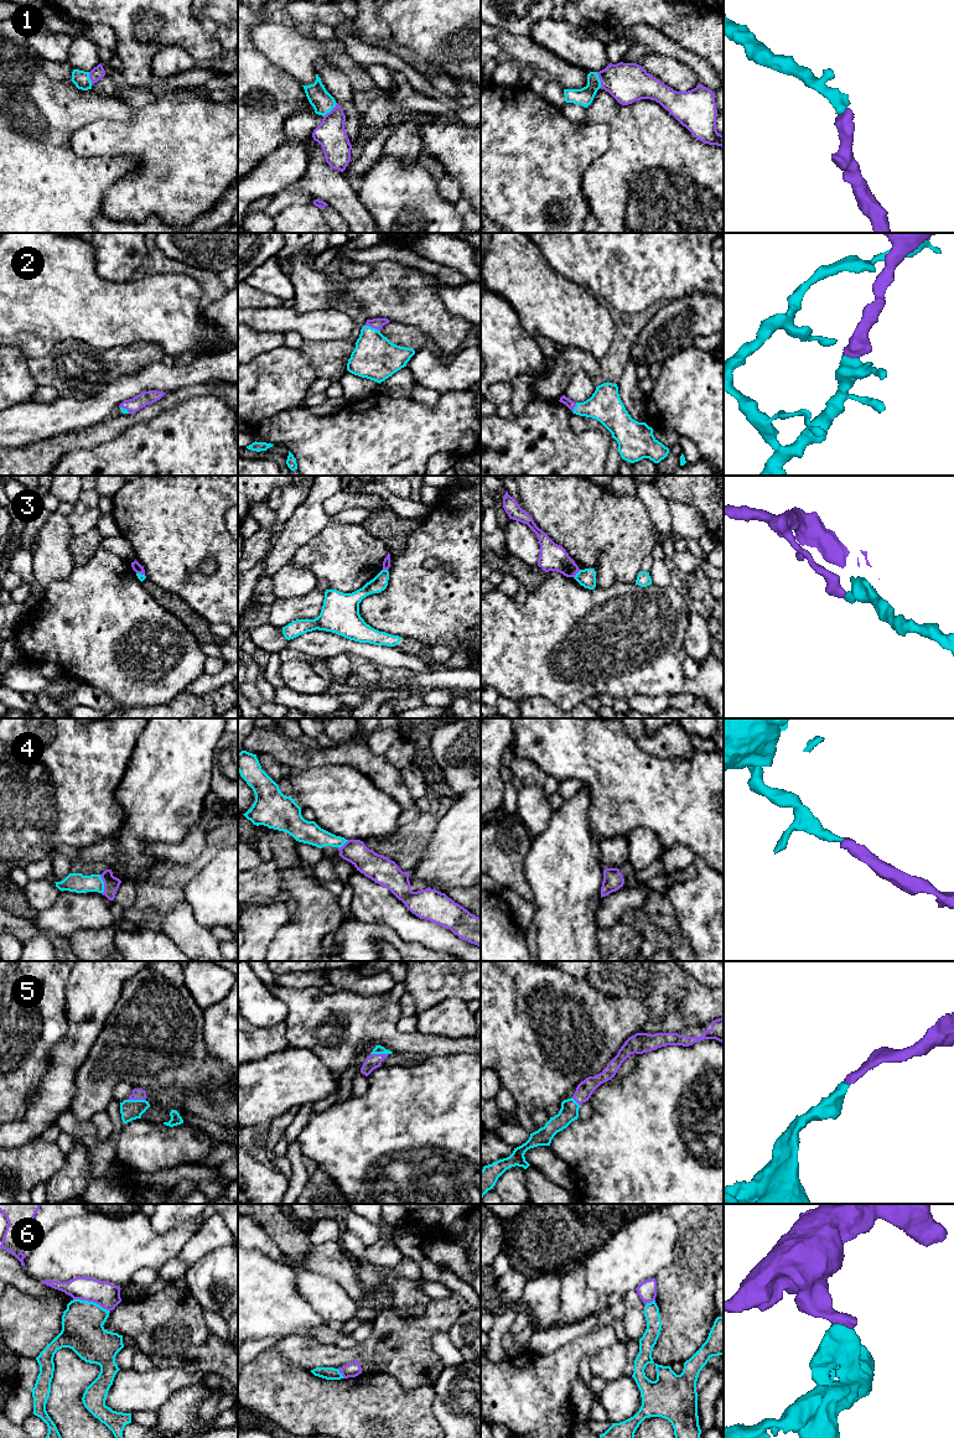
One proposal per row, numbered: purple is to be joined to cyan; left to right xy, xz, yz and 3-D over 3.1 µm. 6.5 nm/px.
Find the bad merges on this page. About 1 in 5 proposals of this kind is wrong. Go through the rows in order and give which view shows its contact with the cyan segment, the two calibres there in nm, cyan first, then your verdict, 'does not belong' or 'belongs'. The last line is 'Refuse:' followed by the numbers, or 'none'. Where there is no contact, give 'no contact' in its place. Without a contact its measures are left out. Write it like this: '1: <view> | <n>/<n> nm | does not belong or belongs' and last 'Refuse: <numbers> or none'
1: yz | 120/260 nm | belongs
2: xz | 280/70 nm | belongs
3: yz | 120/180 nm | does not belong
4: xy | 130/100 nm | belongs
5: xy | 130/80 nm | belongs
6: xy | 280/160 nm | does not belong
Refuse: 3, 6

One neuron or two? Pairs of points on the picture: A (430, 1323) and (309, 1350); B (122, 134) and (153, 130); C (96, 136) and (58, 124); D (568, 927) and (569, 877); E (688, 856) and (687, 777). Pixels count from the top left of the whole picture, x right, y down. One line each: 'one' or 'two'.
A: one
B: one
C: two
D: one
E: two

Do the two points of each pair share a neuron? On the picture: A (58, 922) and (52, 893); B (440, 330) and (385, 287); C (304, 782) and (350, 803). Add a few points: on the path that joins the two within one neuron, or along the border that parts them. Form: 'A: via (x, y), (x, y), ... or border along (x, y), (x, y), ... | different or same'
A: border along (62, 892), (53, 903), (37, 912) | different
B: via (426, 316), (405, 295), (399, 294) | same
C: via (315, 788), (338, 795) | same

